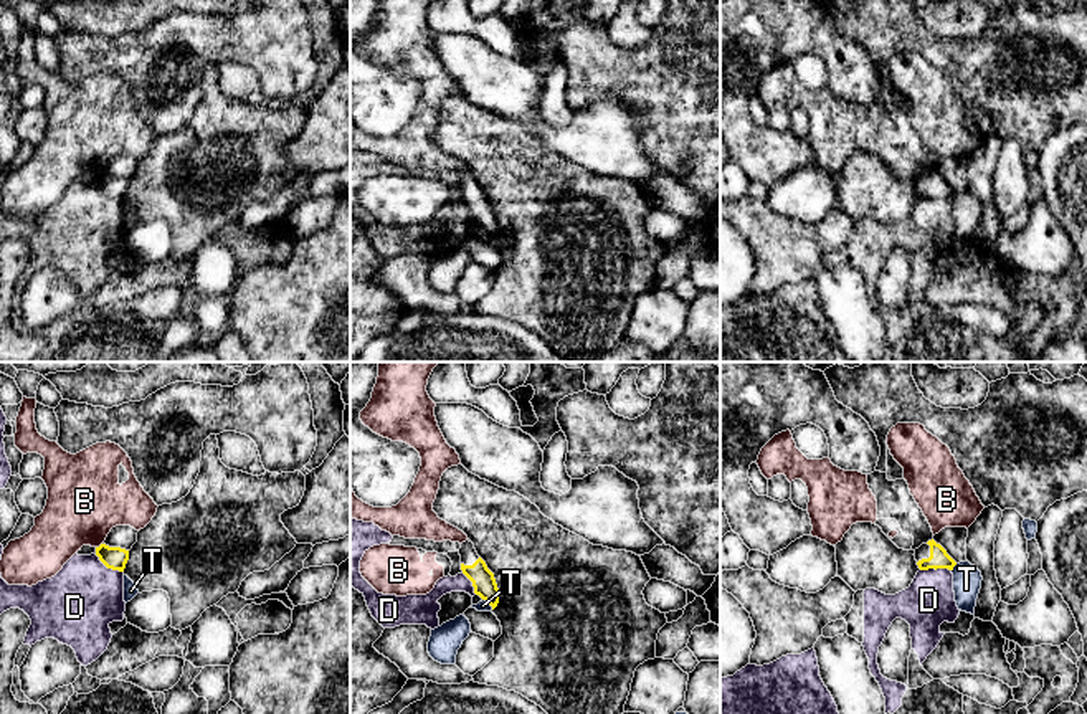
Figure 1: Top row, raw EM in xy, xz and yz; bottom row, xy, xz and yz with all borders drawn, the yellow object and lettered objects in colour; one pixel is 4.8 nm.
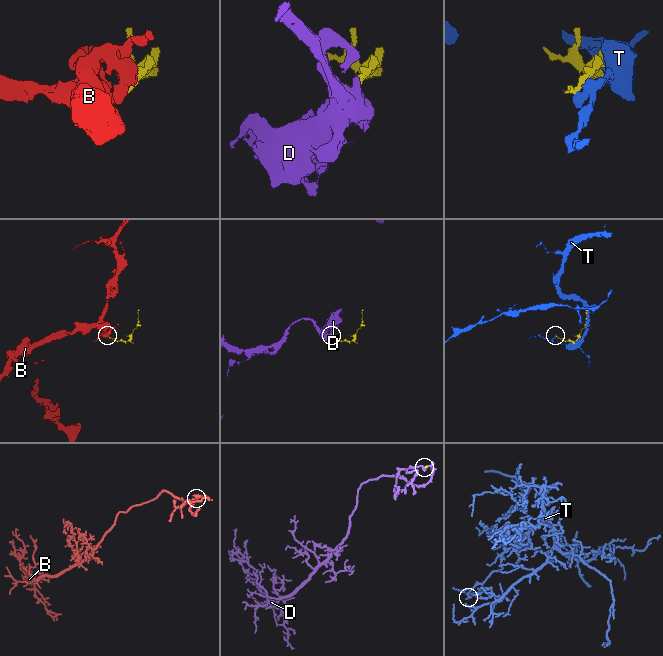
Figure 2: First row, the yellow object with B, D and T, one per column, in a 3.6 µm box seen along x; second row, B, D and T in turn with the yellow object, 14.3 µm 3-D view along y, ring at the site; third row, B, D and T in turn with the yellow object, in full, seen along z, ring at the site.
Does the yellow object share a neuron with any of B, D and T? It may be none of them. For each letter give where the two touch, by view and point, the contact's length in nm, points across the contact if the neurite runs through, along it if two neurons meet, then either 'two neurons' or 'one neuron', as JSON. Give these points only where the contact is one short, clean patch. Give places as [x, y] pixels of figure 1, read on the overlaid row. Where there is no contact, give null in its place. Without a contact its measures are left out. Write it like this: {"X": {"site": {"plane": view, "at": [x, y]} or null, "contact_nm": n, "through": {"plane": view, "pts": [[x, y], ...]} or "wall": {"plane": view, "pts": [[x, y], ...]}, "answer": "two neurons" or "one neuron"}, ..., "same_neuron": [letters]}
{"B": {"site": {"plane": "xy", "at": [99, 546]}, "contact_nm": 40, "answer": "two neurons"}, "D": {"site": {"plane": "yz", "at": [935, 569]}, "contact_nm": 150, "wall": {"plane": "yz", "pts": [[950, 569], [920, 571]]}, "answer": "two neurons"}, "T": {"site": {"plane": "yz", "at": [954, 566]}, "contact_nm": 50, "answer": "two neurons"}, "same_neuron": []}

